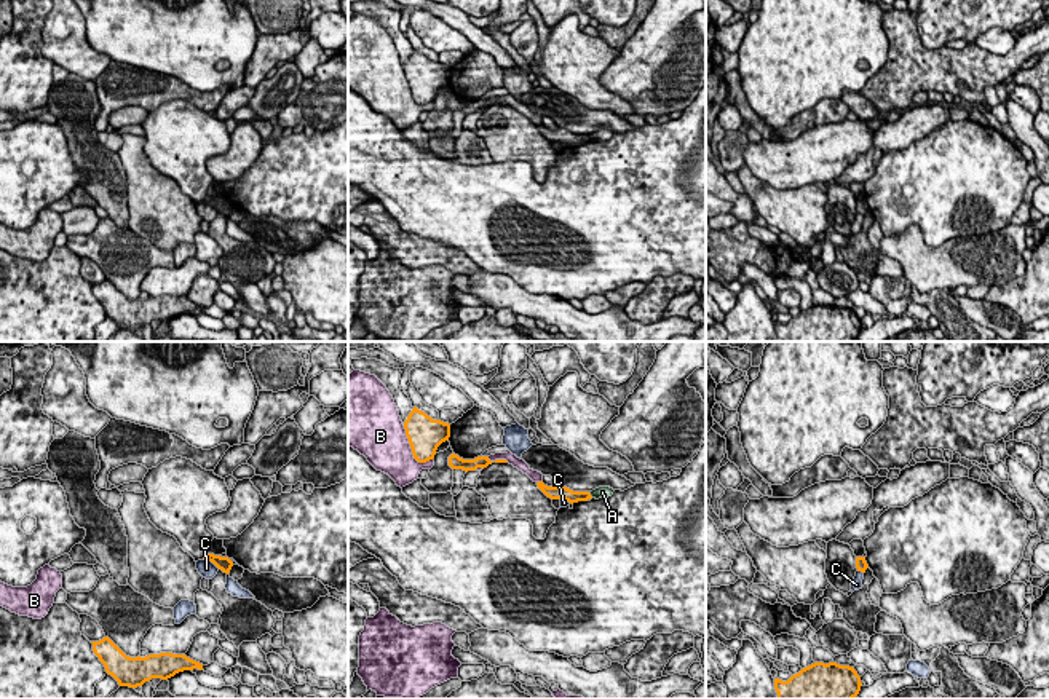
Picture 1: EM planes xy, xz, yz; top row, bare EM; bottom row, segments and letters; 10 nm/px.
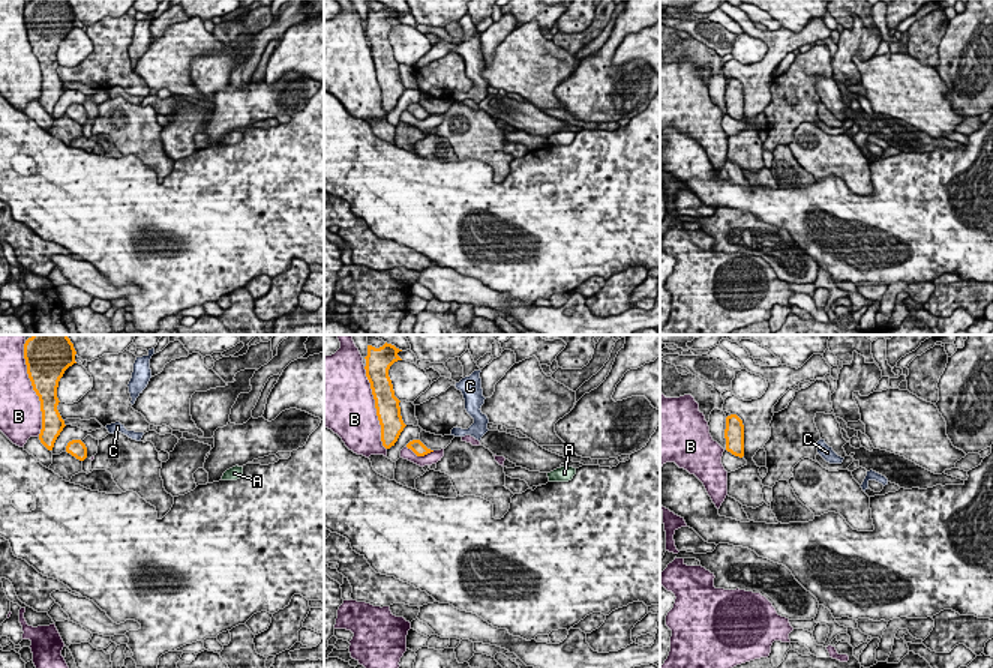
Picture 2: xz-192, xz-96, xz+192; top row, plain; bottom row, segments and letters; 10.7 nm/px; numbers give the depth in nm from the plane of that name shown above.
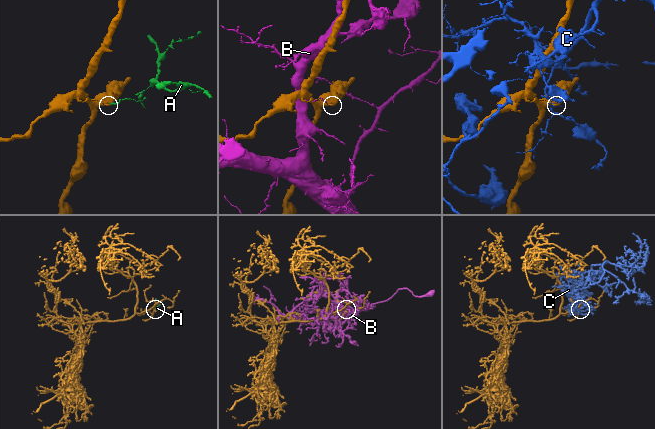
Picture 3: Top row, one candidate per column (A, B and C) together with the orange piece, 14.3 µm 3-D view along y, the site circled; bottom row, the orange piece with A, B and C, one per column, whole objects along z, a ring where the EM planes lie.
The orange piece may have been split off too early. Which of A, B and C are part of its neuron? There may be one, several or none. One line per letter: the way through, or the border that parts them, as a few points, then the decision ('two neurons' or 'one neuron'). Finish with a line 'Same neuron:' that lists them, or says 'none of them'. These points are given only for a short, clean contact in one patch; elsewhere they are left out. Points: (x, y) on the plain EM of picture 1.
A: border xz (588, 134), (593, 139); two neurons
B: two neurons
C: two neurons
Same neuron: none of them

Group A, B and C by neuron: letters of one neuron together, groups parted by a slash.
A / B / C

